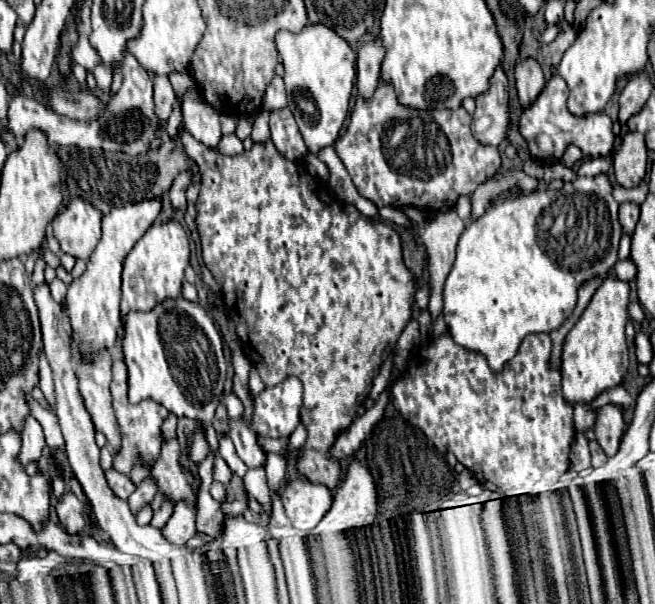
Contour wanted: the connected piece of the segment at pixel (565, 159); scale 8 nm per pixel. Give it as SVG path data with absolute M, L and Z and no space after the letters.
M570 144L568 148L566 148L566 152L564 152L564 156L562 156L562 164L566 164L568 168L572 168L578 160L582 160L584 158L584 154L582 154L582 150L578 148L578 146L574 146L574 144Z

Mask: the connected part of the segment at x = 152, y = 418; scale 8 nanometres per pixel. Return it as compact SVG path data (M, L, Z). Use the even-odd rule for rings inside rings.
M118 348L112 350L112 404L114 404L114 412L116 412L116 420L120 426L120 434L122 434L122 448L114 458L114 470L130 474L134 464L144 464L144 462L152 462L158 458L160 454L160 446L162 446L162 434L160 434L160 426L164 422L164 418L168 416L168 410L164 410L164 406L152 402L152 400L142 400L140 404L130 404L126 390L128 390L128 372L124 366L124 358L120 354Z

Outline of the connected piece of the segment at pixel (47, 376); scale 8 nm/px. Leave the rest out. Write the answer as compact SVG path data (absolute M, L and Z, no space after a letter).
M44 354L40 356L40 390L44 392L46 400L48 400L50 405L54 408L54 382L52 382L52 372L50 372L50 368L48 368L48 362L46 362Z

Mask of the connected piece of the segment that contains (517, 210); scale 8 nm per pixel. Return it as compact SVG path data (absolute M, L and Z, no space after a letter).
M608 174L594 178L576 178L562 190L536 190L522 196L506 196L492 204L478 220L470 222L456 248L454 266L444 284L444 322L452 340L466 350L486 356L490 368L500 372L514 358L522 338L532 332L556 330L576 304L578 288L594 276L606 272L618 260L618 242L622 228L618 222L618 202L612 196Z

